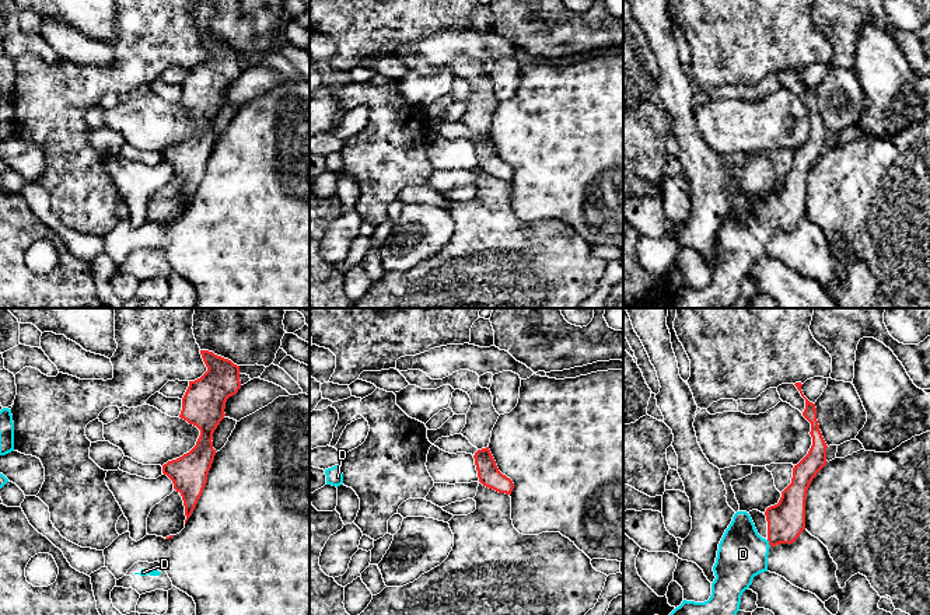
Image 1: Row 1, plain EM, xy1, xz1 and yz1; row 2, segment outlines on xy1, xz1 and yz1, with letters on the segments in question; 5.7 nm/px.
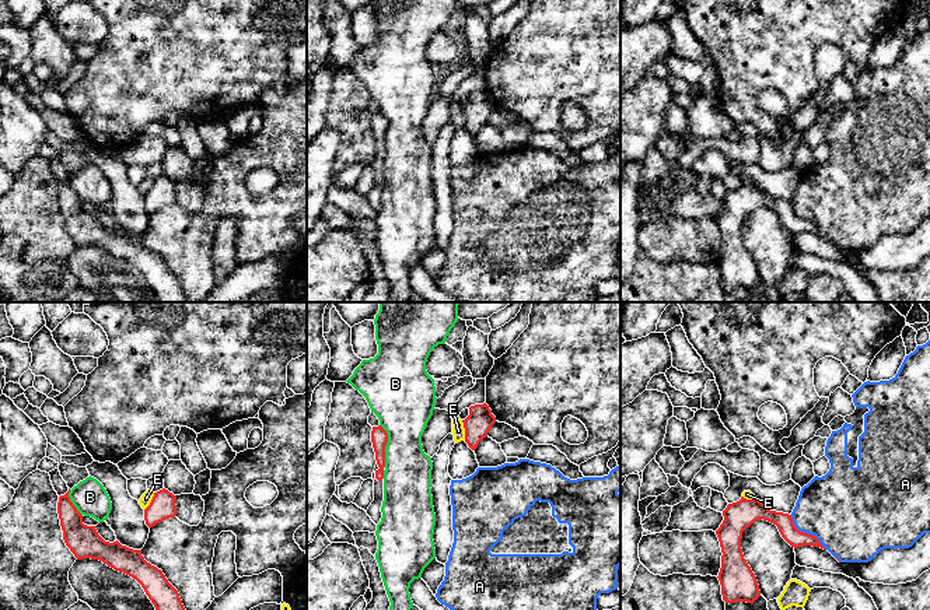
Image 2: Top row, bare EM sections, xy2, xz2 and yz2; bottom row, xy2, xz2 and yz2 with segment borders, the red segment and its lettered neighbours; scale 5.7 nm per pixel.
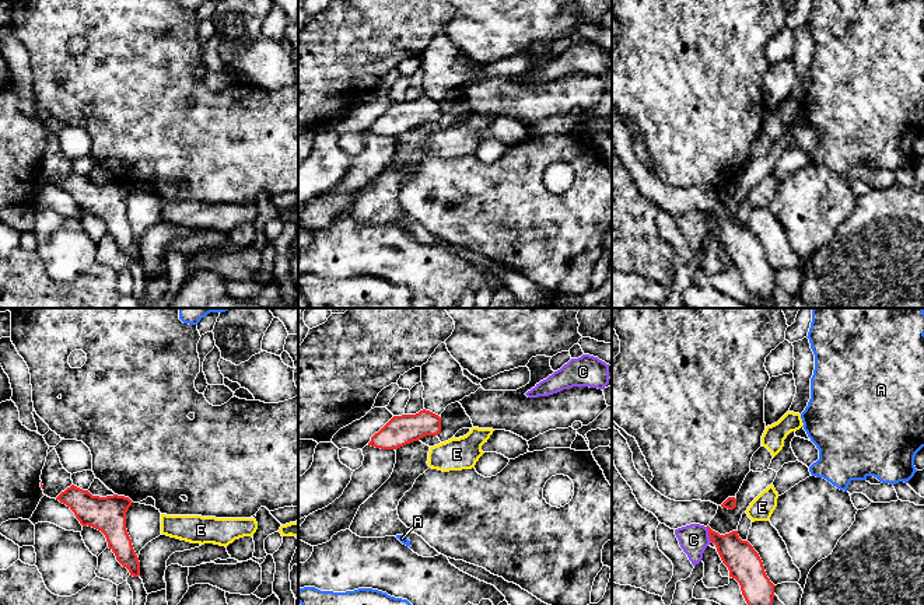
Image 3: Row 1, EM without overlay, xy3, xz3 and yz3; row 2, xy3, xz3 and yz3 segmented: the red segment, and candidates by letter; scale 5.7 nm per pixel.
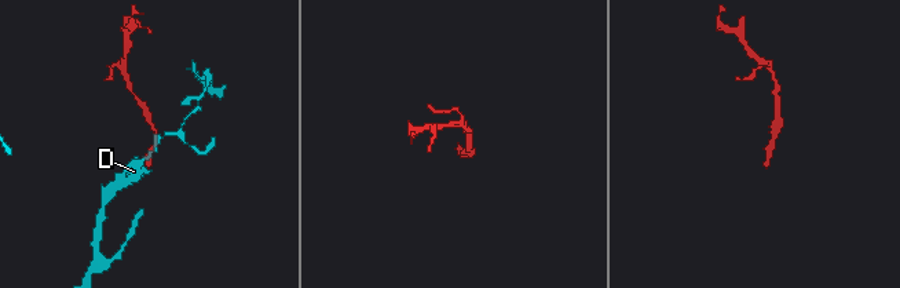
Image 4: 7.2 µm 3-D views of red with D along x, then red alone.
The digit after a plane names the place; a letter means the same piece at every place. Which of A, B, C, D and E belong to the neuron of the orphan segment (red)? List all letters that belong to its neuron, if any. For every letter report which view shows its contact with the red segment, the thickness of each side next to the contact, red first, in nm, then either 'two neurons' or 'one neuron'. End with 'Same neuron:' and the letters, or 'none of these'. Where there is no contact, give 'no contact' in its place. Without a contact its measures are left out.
A: meets red in yz2; 100 nm thick on the red side, 440 nm on the other; two neurons
B: meets red in xz2; 100 nm thick on the red side, 320 nm on the other; two neurons
C: meets red in yz3; 190 nm thick on the red side, 170 nm on the other; two neurons
D: meets red in yz1; 220 nm thick on the red side, 280 nm on the other; one neuron
E: meets red in xz2; 150 nm thick on the red side, 80 nm on the other; two neurons
Same neuron: D

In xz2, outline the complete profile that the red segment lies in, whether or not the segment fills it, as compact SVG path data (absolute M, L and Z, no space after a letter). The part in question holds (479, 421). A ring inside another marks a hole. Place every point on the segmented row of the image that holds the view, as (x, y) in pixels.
M486 403L469 407L469 416L462 420L465 428L465 442L475 451L479 442L487 437L489 430L496 423L496 417Z

